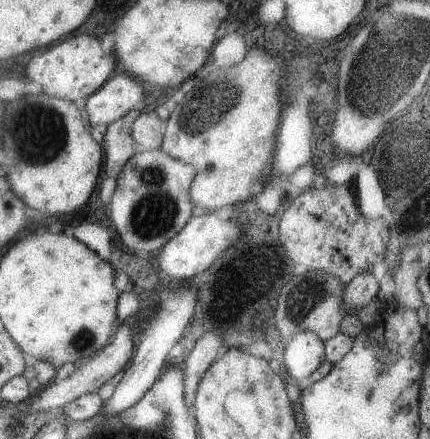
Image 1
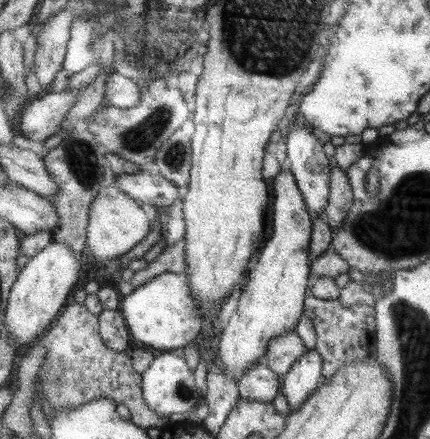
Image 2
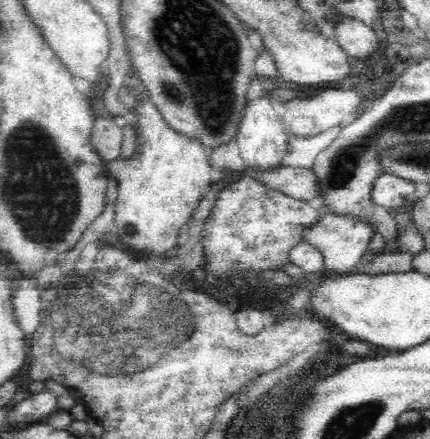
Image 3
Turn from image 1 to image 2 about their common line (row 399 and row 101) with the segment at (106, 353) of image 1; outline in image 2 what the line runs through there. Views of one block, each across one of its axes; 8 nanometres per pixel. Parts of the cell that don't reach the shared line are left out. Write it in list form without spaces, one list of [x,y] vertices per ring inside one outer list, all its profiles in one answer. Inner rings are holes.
[[[67,88],[65,92],[53,92],[41,100],[33,100],[21,116],[21,136],[37,142],[55,136],[63,128],[67,116],[71,116],[73,108],[77,106],[79,92],[81,90]]]

